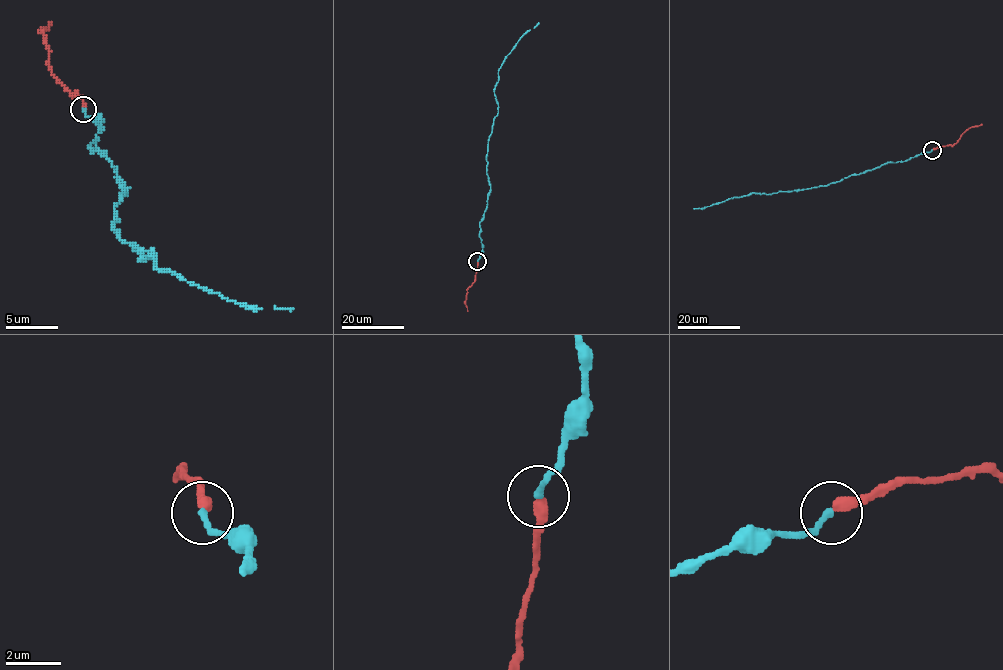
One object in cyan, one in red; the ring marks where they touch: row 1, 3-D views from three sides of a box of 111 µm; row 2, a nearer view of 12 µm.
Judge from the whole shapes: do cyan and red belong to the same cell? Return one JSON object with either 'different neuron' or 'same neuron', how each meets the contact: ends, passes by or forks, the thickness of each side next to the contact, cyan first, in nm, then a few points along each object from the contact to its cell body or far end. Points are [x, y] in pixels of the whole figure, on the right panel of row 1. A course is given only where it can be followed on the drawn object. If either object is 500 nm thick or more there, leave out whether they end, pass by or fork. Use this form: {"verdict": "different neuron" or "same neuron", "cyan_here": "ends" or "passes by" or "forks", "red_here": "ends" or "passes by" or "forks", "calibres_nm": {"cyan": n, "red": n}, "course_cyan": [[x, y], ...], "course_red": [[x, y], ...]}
{"verdict": "same neuron", "cyan_here": "ends", "red_here": "ends", "calibres_nm": {"cyan": 240, "red": 400}, "course_cyan": [[932, 149], [906, 161], [886, 163], [824, 186], [752, 193], [693, 208]], "course_red": [[933, 149], [953, 146], [971, 127], [982, 124]]}

